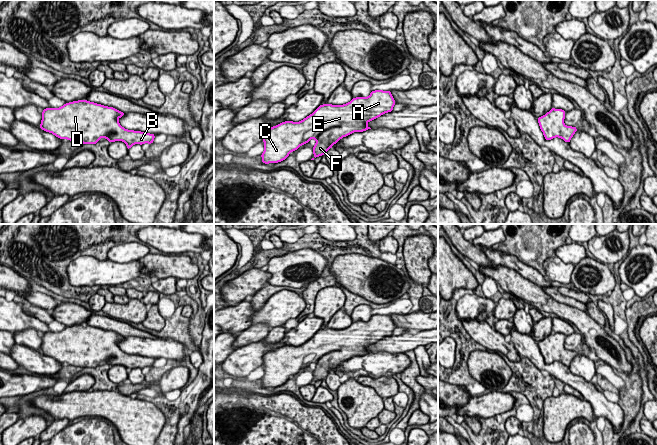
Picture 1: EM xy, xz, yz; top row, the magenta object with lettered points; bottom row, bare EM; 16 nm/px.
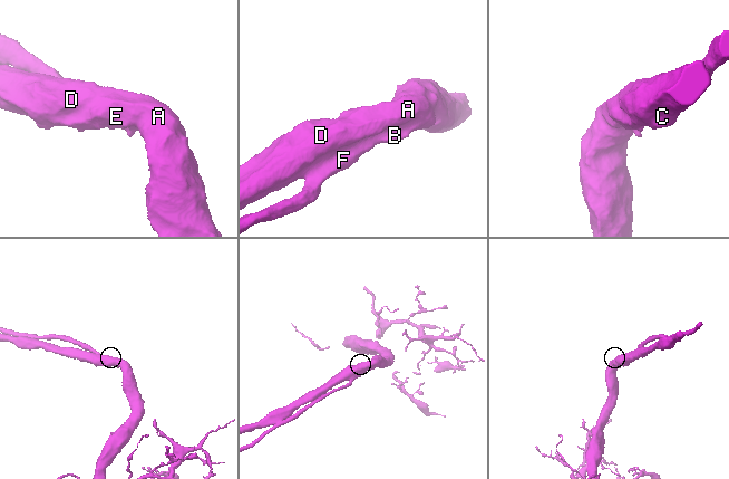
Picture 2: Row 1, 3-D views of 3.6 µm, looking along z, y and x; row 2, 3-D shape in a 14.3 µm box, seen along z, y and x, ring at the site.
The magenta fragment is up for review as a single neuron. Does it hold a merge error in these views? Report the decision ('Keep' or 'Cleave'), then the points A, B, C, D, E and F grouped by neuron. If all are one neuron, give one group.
Keep. Groups: A B C D E F

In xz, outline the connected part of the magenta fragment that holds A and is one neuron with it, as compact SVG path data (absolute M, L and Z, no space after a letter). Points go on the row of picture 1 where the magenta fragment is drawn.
M376 90L366 97L353 98L344 105L320 105L311 115L300 122L285 121L274 127L268 128L263 132L264 152L261 154L262 163L278 163L288 157L288 155L297 150L301 145L315 139L313 146L314 160L318 156L323 156L334 144L341 138L352 134L353 132L363 132L371 129L367 123L378 118L384 113L393 111L395 100L390 91Z

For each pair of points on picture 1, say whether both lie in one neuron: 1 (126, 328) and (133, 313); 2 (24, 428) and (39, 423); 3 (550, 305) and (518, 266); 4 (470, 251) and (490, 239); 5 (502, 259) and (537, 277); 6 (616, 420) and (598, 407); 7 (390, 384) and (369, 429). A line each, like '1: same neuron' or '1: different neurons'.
1: different neurons
2: same neuron
3: same neuron
4: different neurons
5: same neuron
6: same neuron
7: same neuron

